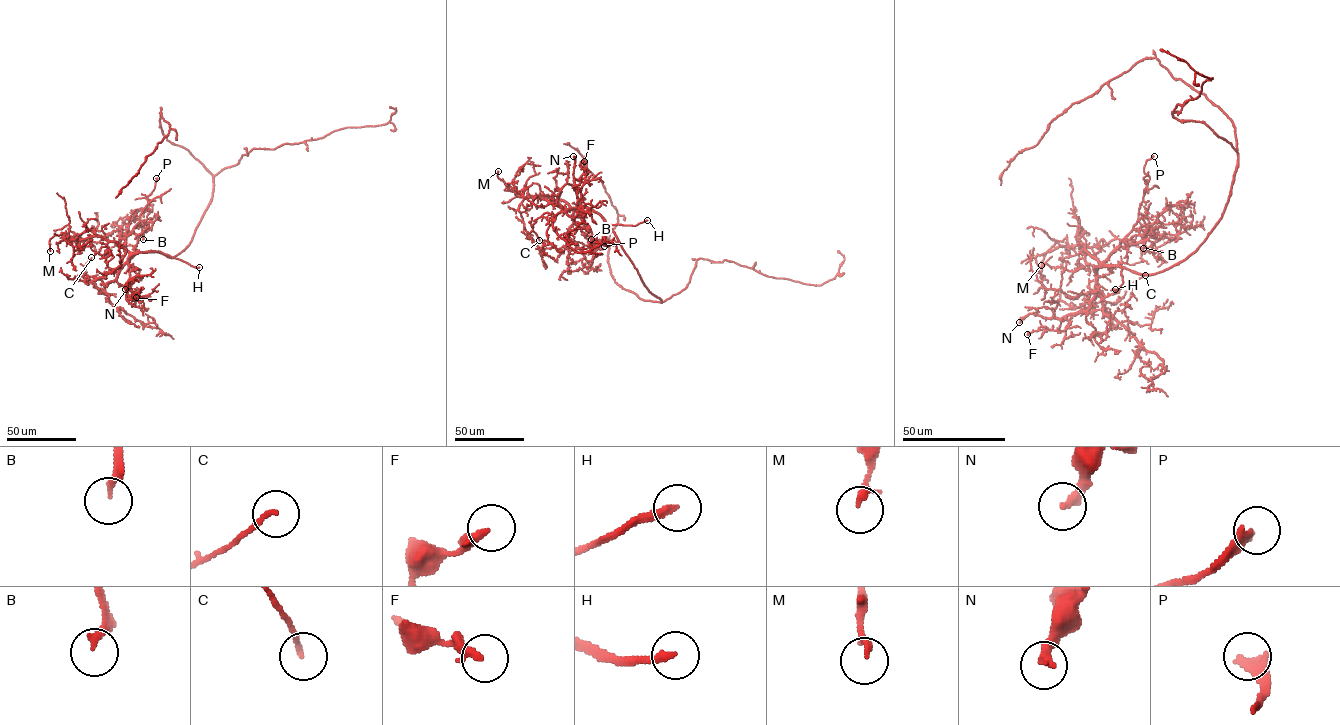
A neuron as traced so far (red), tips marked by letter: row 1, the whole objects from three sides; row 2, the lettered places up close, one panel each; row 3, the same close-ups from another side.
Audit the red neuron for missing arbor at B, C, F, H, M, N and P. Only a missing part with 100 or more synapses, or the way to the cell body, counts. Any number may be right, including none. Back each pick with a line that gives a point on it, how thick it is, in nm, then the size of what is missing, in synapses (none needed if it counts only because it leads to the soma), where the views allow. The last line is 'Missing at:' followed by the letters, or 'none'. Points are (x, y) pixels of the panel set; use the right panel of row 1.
H: (1115, 289) | 240 nm
Missing at: H

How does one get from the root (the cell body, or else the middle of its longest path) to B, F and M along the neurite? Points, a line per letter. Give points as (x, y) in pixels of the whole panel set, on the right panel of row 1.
B: (1226, 204), (1205, 240), (1168, 268), (1139, 274), (1096, 268), (1125, 238), (1145, 231), (1156, 236), (1143, 248)
F: (1226, 204), (1185, 259), (1154, 274), (1098, 266), (1086, 309), (1069, 313), (1064, 330), (1040, 327), (1027, 334)
M: (1226, 204), (1194, 251), (1154, 274), (1096, 268), (1081, 243), (1069, 245), (1066, 238), (1041, 265)

